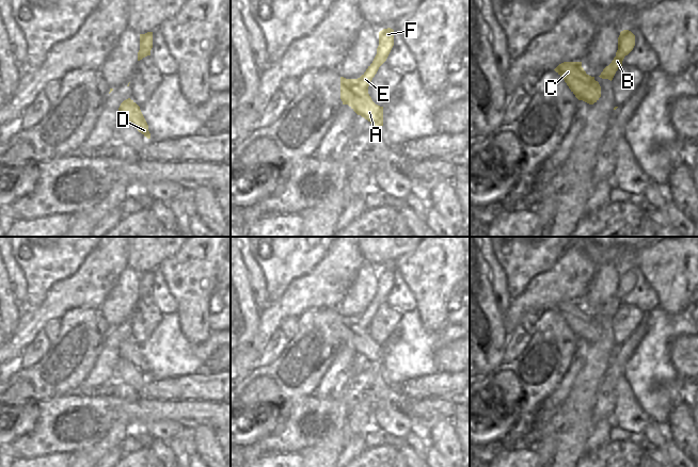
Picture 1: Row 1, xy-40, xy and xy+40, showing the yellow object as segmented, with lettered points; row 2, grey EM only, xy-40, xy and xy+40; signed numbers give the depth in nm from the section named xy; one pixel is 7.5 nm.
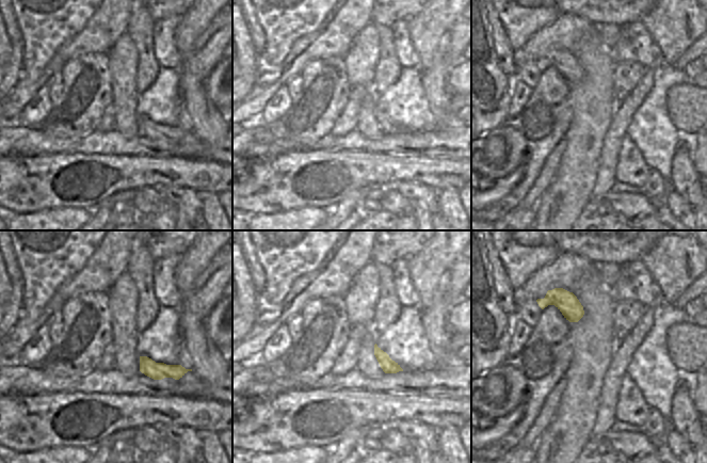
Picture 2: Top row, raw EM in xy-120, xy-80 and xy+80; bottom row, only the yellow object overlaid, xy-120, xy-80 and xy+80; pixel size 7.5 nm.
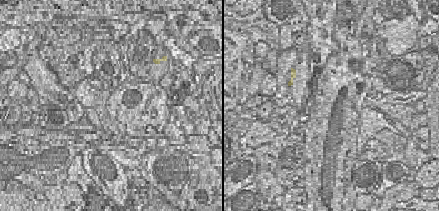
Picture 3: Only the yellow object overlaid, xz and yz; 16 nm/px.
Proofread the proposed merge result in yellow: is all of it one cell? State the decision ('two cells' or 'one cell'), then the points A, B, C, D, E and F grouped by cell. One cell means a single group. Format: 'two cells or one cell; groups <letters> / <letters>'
one cell; groups A B C D E F

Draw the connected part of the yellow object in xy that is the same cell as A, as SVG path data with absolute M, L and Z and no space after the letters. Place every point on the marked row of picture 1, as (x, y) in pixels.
M383 29L379 32L379 46L372 63L358 79L340 77L340 99L358 115L367 119L372 126L383 126L383 107L376 104L368 94L368 86L379 67L386 61L394 46L394 30Z

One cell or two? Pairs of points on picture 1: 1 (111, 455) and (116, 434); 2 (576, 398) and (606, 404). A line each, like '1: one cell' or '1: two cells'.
1: two cells
2: two cells

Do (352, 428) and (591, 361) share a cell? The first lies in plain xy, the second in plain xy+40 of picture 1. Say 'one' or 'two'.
two

